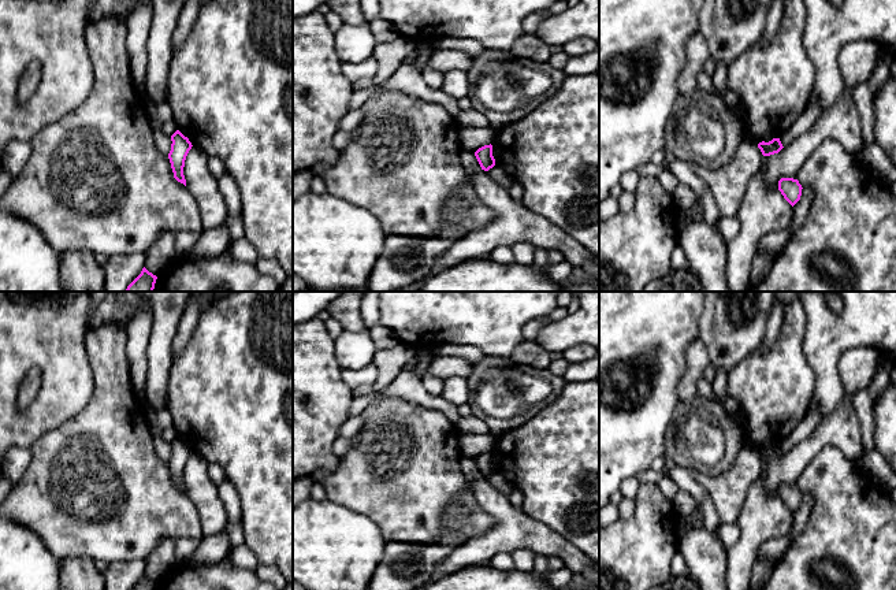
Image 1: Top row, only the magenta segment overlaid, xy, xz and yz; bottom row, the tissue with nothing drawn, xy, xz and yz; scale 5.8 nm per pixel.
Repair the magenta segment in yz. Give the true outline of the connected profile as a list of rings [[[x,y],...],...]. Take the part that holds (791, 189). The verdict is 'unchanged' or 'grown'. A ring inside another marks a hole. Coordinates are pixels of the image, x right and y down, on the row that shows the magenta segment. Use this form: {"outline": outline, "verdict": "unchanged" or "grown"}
{"outline": [[[781,178],[778,181],[778,190],[792,207],[800,200],[802,189],[798,179]]], "verdict": "unchanged"}

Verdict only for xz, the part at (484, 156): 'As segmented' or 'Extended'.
As segmented

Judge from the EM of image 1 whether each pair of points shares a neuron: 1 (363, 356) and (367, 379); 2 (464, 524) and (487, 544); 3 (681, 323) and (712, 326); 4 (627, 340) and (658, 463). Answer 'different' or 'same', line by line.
1: different
2: different
3: different
4: different

